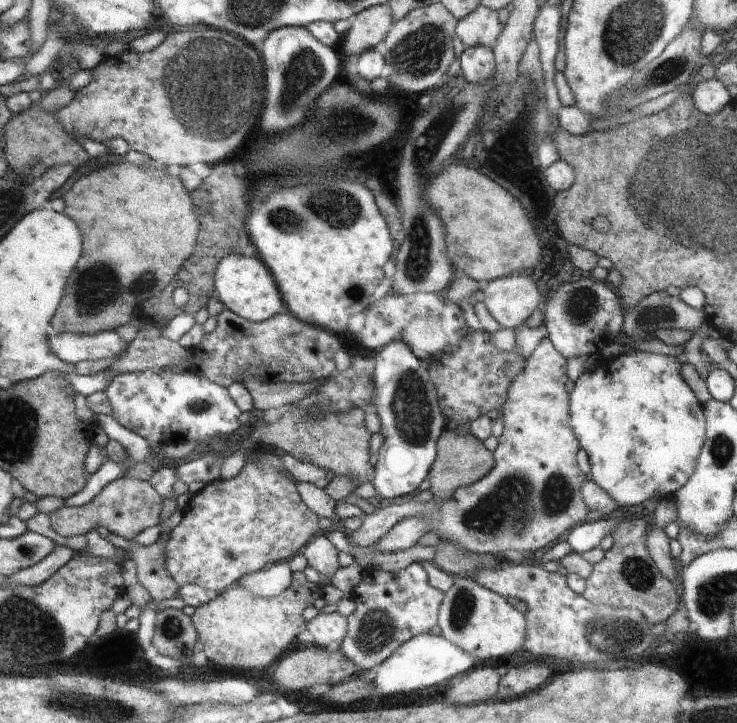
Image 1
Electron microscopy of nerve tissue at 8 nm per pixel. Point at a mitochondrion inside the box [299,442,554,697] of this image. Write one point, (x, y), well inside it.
(376, 629)

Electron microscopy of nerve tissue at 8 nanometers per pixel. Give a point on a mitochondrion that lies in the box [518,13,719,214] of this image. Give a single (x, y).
(661, 76)

